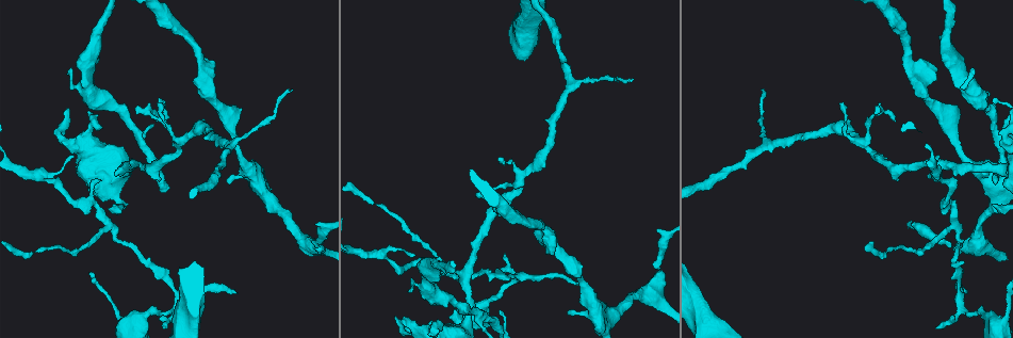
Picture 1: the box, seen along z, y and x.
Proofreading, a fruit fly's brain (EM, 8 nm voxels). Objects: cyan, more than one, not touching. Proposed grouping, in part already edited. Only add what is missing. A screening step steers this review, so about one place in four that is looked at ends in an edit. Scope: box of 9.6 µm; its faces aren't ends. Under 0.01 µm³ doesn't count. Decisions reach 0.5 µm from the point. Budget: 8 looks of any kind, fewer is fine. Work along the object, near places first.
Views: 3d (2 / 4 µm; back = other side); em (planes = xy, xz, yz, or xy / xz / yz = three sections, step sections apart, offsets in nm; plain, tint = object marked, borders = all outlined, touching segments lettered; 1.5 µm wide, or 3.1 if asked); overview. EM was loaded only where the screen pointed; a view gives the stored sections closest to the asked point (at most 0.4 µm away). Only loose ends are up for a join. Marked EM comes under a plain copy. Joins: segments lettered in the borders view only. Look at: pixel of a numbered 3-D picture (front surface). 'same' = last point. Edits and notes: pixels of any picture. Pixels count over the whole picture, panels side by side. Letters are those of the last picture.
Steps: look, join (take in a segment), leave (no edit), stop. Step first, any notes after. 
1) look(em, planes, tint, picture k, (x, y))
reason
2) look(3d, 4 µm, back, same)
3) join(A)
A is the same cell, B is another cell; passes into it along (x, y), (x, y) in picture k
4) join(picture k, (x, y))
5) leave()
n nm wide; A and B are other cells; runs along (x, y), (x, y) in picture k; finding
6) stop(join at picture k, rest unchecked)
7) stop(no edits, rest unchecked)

look(em, yz, step 8, borders, picture 1, (971, 67))
tapers out

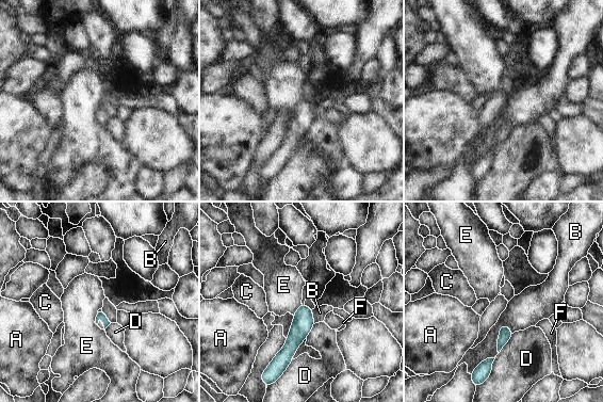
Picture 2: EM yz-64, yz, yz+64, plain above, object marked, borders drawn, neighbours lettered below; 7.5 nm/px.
look(em, planes, borders, same)
another direction

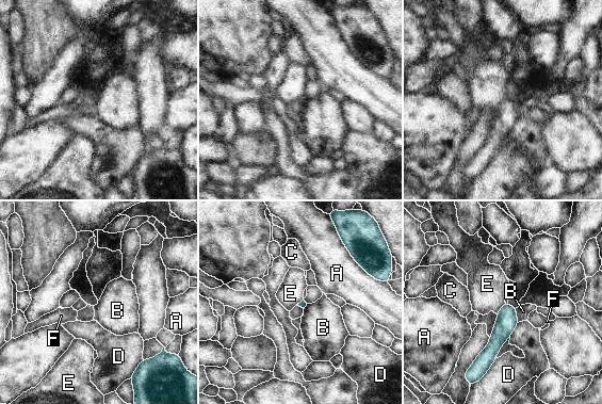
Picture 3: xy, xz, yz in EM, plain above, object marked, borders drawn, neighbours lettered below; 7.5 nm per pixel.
leave()
A touches over 340 nm; A, B, C, D, E and F are other cells; border along (505, 303), (497, 313) in picture 3; none of them fits

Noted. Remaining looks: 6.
look(3d, 4 µm, picture 1, (995, 180))
thin end

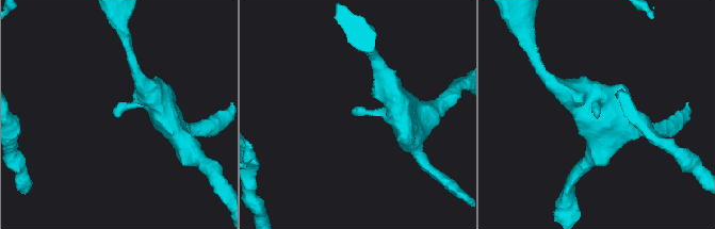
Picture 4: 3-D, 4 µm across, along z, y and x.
look(em, yz, step 4, tint, picture 4, (353, 112))

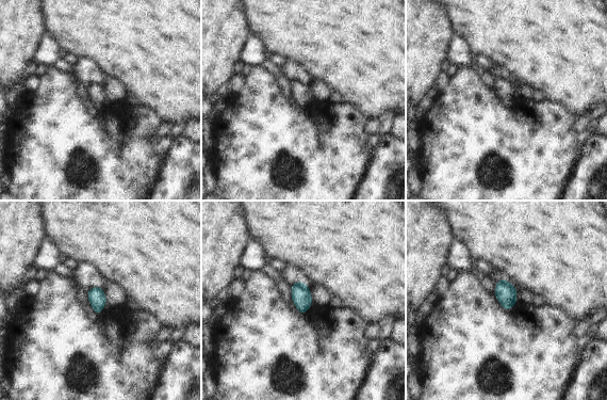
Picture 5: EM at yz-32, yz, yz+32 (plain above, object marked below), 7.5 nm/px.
look(em, planes, borders, same)

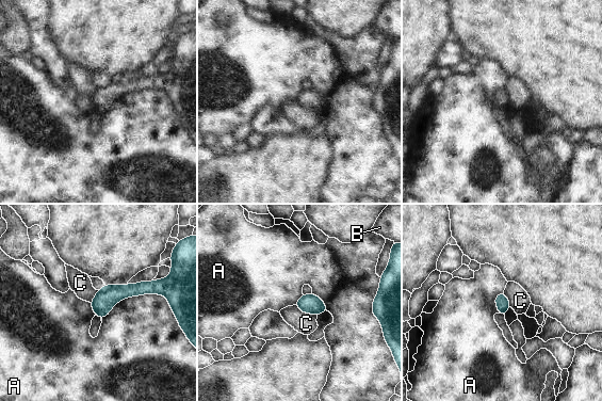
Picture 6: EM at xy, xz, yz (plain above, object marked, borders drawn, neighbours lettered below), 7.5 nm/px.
leave()
A touches over 500 nm; A, B and C are other cells; runs along (157, 290), (116, 292), (94, 305) in picture 6; none of them fits

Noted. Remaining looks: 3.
look(em, planes, borders, picture 1, (235, 293))
free end

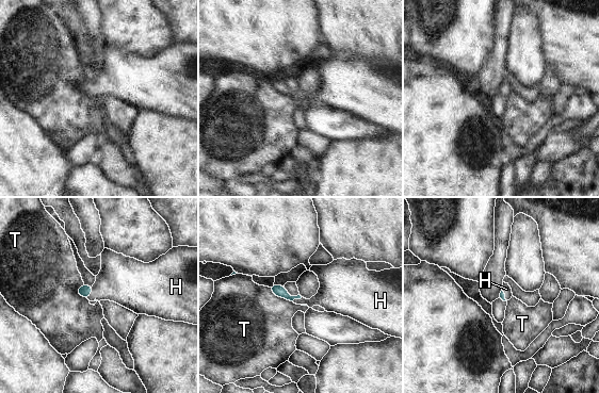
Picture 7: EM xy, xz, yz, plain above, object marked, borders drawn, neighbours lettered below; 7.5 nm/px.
join(picture 7, (120, 279))
H is the same cell, T is another cell; passes into it along (85, 290), (91, 293), (120, 279) in picture 7; the neuron continues

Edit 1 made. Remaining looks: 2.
stop(join at picture 7, rest unchecked)

